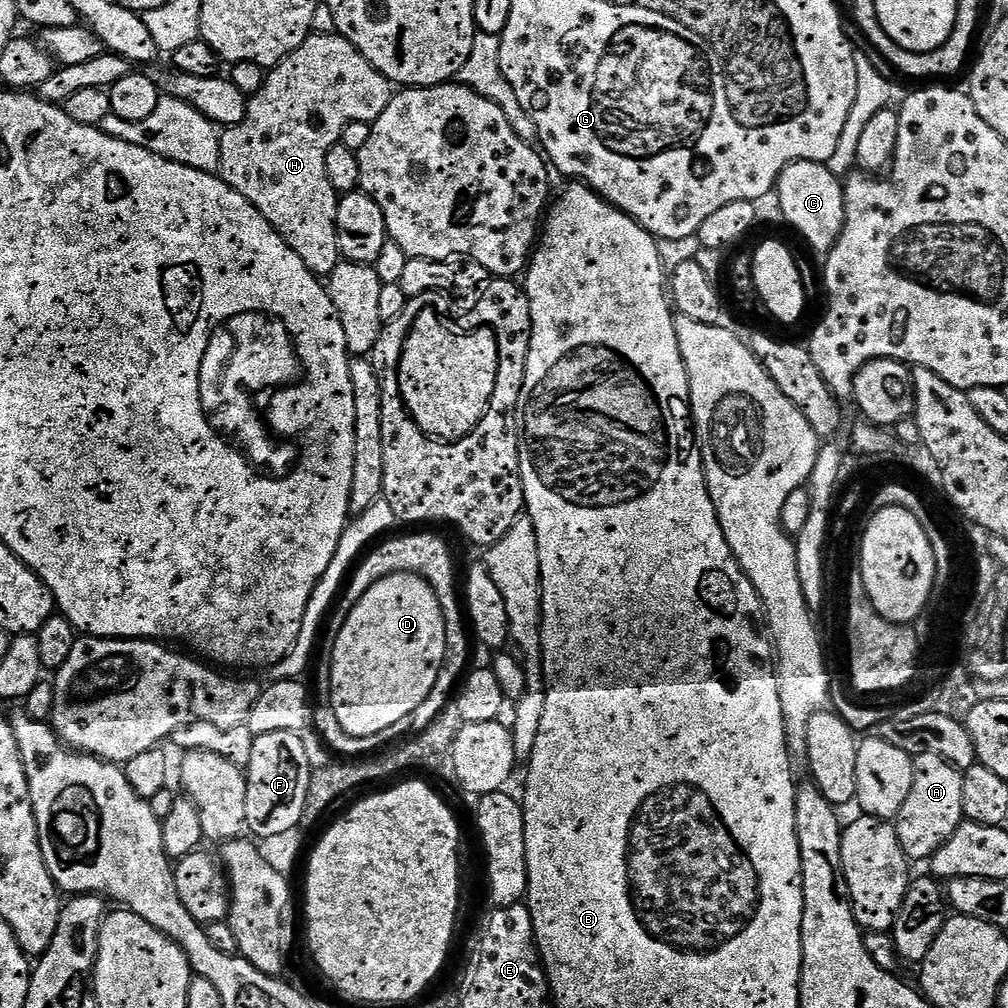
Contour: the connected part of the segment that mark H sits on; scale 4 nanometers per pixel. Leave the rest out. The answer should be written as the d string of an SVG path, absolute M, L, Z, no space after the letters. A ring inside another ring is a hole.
M309 34L300 46L295 48L289 56L284 57L275 68L271 69L264 77L264 84L257 92L247 97L247 117L240 124L225 127L220 132L220 170L219 177L229 184L242 198L246 198L267 220L271 220L276 226L280 237L292 247L294 254L306 262L306 266L317 278L327 278L332 271L342 263L340 247L338 246L338 234L336 233L336 205L338 194L334 186L330 186L330 178L326 178L326 154L329 150L340 143L340 135L346 130L350 122L371 122L377 120L382 110L388 105L394 95L394 85L387 80L370 61L367 60L356 47L339 34Z

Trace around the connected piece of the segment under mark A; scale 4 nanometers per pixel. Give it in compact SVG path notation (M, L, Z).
M922 754L915 757L910 794L900 815L894 821L900 844L909 861L927 861L961 825L965 819L962 806L963 781L961 769L947 764L942 758L938 758L938 754Z

